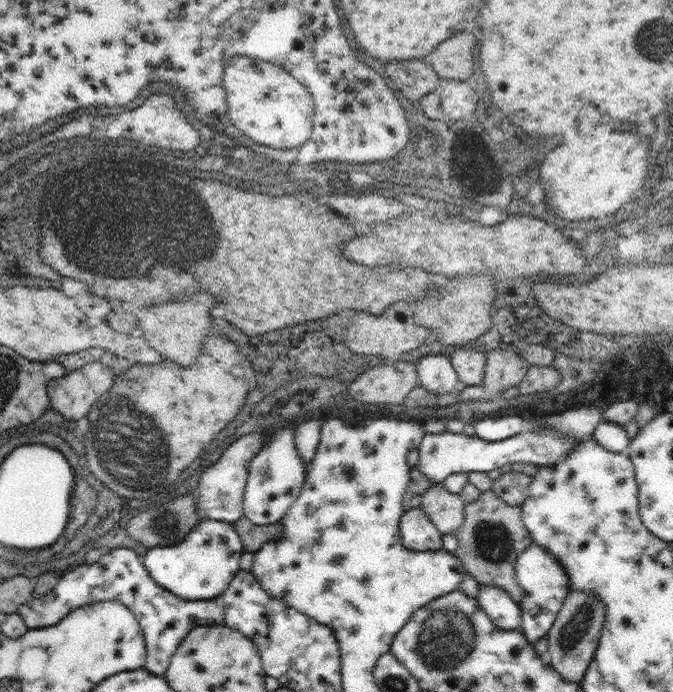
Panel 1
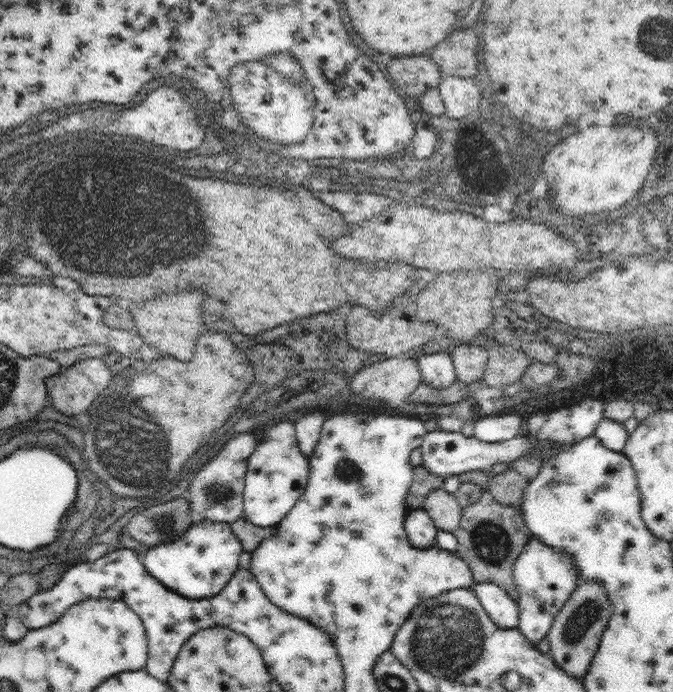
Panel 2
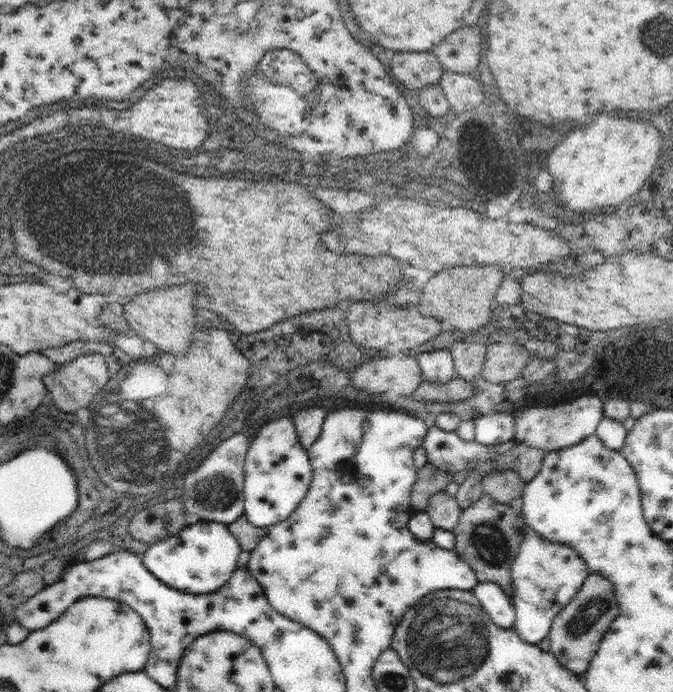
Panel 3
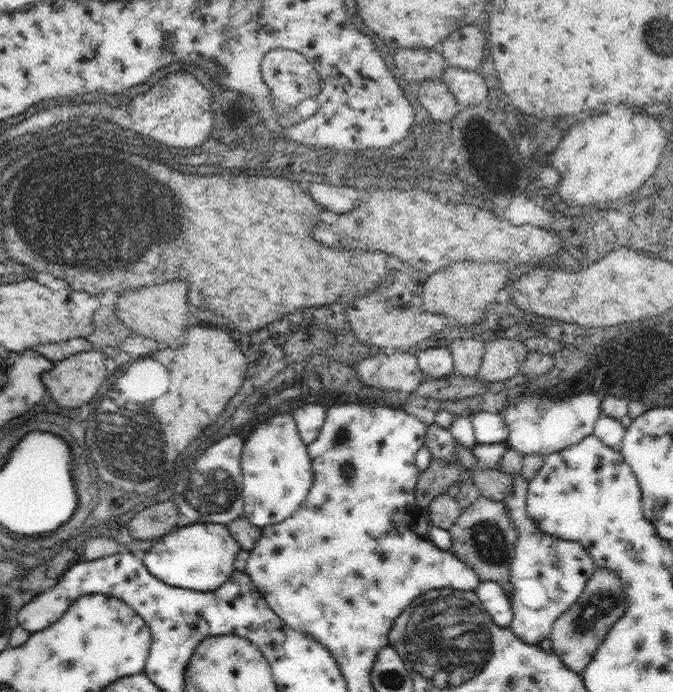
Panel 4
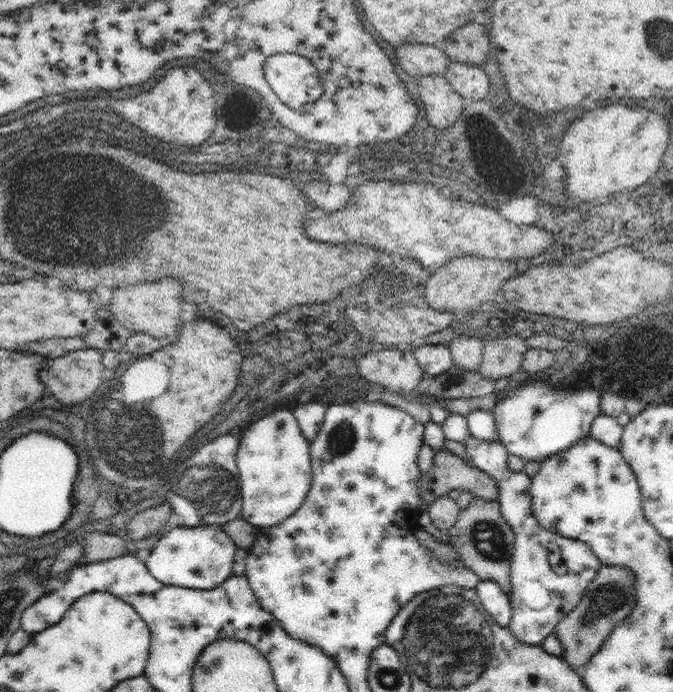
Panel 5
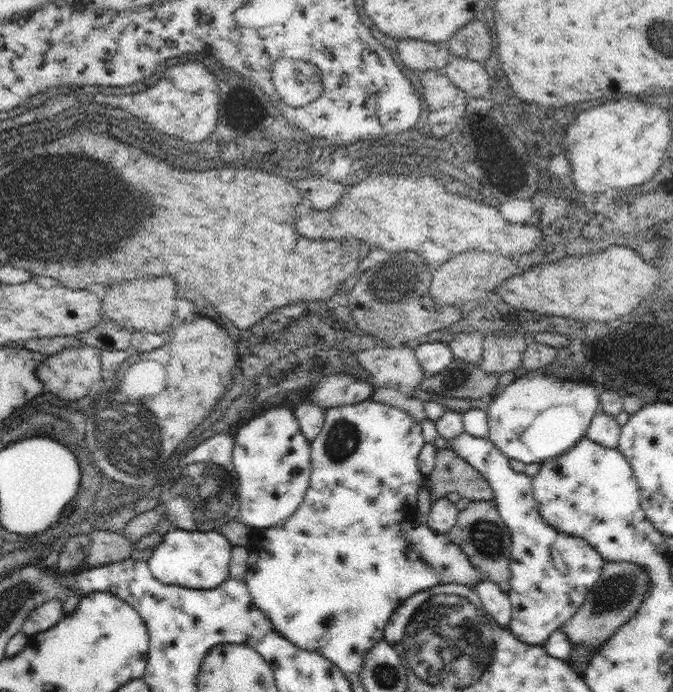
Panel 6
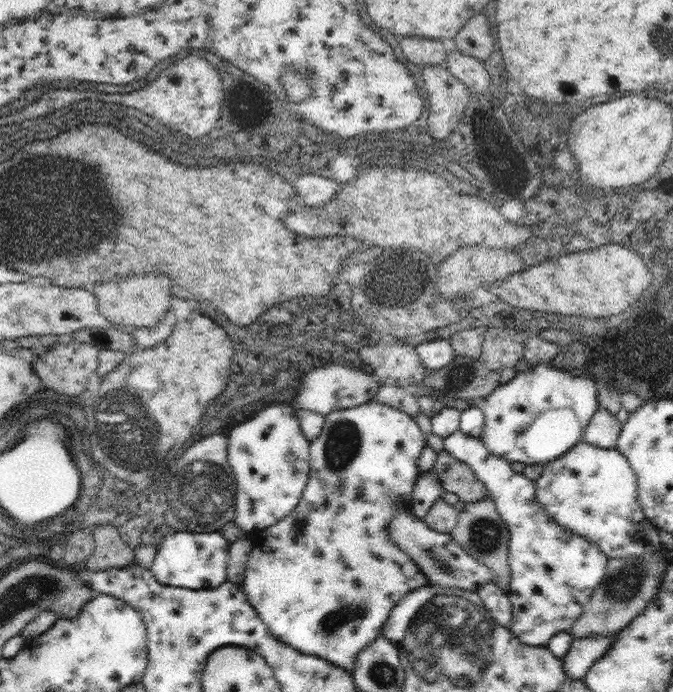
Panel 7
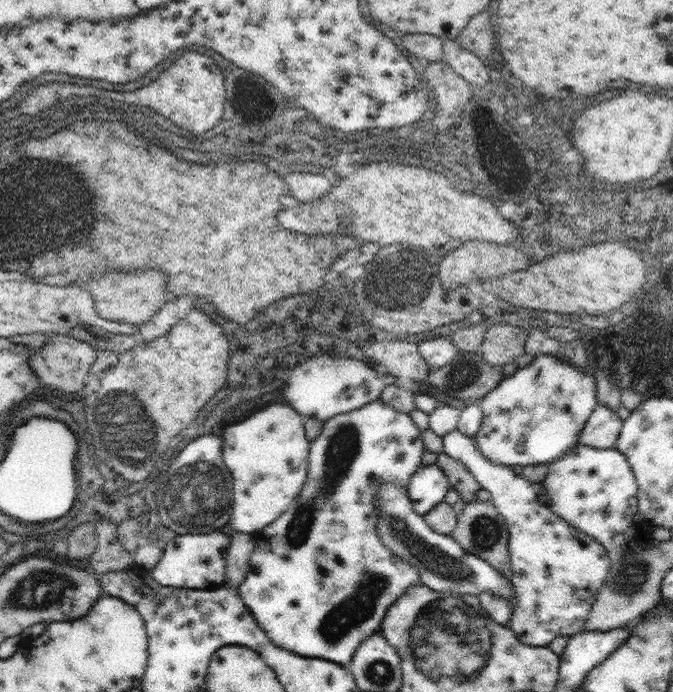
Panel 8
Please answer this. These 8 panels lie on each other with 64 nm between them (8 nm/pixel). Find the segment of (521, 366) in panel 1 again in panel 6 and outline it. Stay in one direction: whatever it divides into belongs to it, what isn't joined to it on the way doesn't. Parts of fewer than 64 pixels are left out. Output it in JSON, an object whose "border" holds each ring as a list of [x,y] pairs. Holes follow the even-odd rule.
{"border":[[[521,334],[513,336],[483,336],[483,352],[481,352],[481,362],[479,366],[487,374],[503,374],[503,372],[513,372],[515,368],[521,366],[523,352],[527,344]]]}

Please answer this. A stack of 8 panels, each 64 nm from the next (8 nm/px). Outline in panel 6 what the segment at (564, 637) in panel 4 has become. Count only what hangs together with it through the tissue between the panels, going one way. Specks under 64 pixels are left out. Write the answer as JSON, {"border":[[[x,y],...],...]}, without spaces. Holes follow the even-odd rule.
{"border":[[[605,562],[601,576],[585,596],[583,606],[577,610],[575,616],[571,616],[567,624],[559,628],[571,642],[571,650],[575,650],[577,646],[585,646],[587,650],[599,648],[607,638],[615,634],[617,628],[627,624],[627,620],[631,620],[631,616],[641,608],[649,586],[651,580],[643,566],[633,562]]]}

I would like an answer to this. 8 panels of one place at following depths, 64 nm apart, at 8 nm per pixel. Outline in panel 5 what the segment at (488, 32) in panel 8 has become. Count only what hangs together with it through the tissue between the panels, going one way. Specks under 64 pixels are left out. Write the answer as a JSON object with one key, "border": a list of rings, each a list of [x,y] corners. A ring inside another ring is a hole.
{"border":[[[475,18],[471,24],[457,28],[449,38],[445,38],[441,48],[451,58],[451,62],[481,66],[487,62],[489,40],[491,38],[483,28],[483,22]]]}

